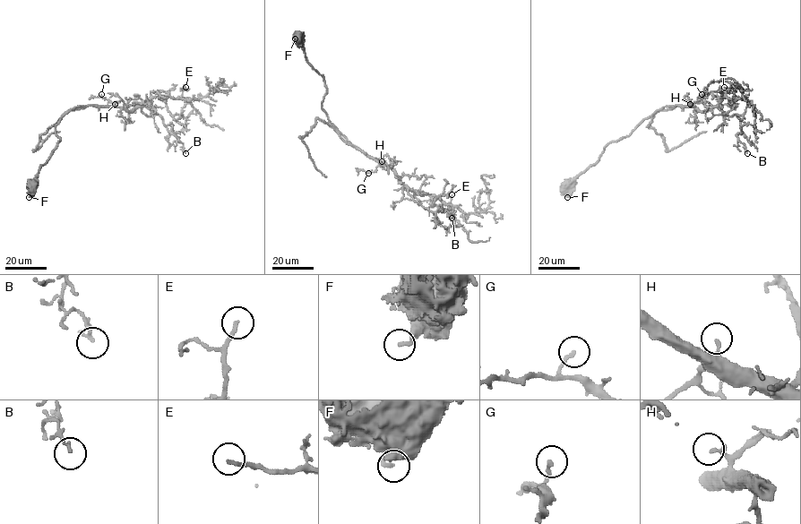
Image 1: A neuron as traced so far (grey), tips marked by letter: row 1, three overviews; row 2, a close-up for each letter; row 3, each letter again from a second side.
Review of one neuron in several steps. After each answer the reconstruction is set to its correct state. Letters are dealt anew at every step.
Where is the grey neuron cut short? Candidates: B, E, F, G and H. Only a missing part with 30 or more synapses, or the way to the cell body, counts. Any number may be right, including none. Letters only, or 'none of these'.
none of these

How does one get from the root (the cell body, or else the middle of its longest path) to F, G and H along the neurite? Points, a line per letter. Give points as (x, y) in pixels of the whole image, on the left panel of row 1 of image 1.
F: (31, 186), (29, 197)
G: (31, 186), (38, 169), (60, 141), (55, 126), (60, 118), (75, 107), (114, 105), (101, 97), (101, 94)
H: (31, 186), (38, 169), (60, 141), (55, 126), (64, 115), (78, 106), (115, 104)

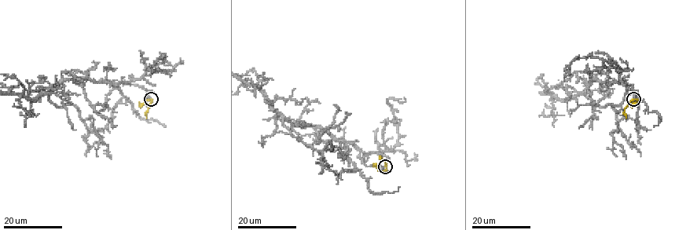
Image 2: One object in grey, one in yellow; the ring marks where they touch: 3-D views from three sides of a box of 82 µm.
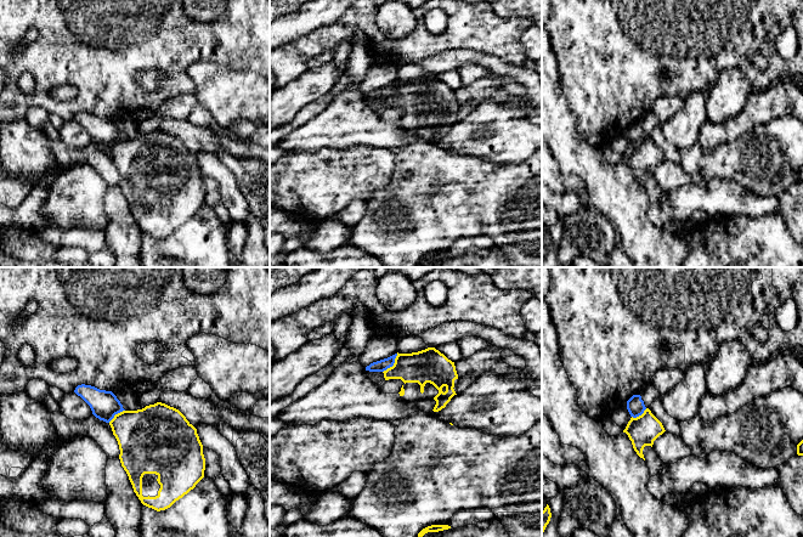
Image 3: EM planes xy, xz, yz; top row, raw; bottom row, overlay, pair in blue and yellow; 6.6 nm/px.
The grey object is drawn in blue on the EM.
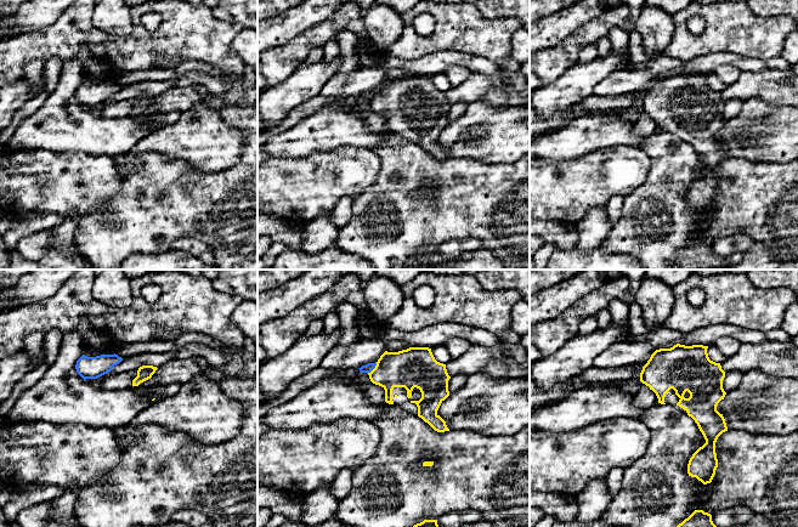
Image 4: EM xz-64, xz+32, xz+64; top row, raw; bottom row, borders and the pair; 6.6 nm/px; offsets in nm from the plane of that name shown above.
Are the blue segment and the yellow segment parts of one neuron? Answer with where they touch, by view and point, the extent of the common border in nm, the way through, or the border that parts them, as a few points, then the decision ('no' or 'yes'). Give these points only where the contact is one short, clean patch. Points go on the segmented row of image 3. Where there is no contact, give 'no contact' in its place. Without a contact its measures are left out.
xz (392, 365) | 160 nm | along xz (397, 354), (394, 363), (383, 372) | no

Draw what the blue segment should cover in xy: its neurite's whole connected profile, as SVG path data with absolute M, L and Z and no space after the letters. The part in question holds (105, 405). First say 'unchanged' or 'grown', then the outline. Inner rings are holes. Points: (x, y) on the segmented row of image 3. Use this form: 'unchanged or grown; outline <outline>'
unchanged; outline M81 384L75 388L74 392L90 406L96 418L106 423L109 423L115 414L125 411L112 391Z

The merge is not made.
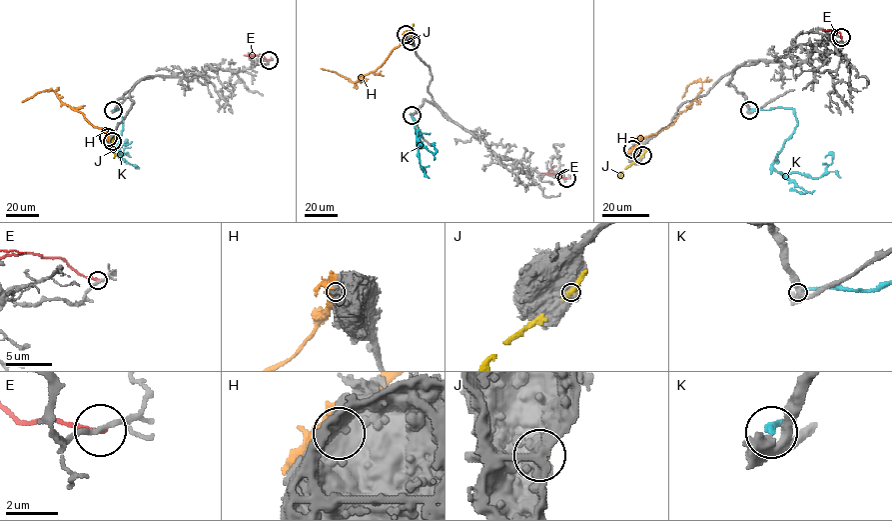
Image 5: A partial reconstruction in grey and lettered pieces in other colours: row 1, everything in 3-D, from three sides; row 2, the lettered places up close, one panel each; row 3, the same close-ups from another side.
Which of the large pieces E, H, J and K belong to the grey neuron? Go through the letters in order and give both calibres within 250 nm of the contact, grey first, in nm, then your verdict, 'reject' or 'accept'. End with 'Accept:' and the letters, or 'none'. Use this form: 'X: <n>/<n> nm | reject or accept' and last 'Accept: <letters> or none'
E: 190/180 nm | reject
H: 850/700 nm | reject
J: 1100/320 nm | reject
K: 440/300 nm | reject
Accept: none

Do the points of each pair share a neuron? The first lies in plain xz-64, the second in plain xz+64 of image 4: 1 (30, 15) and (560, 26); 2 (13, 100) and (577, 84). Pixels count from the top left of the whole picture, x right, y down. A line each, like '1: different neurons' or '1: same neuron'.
1: same neuron
2: same neuron

